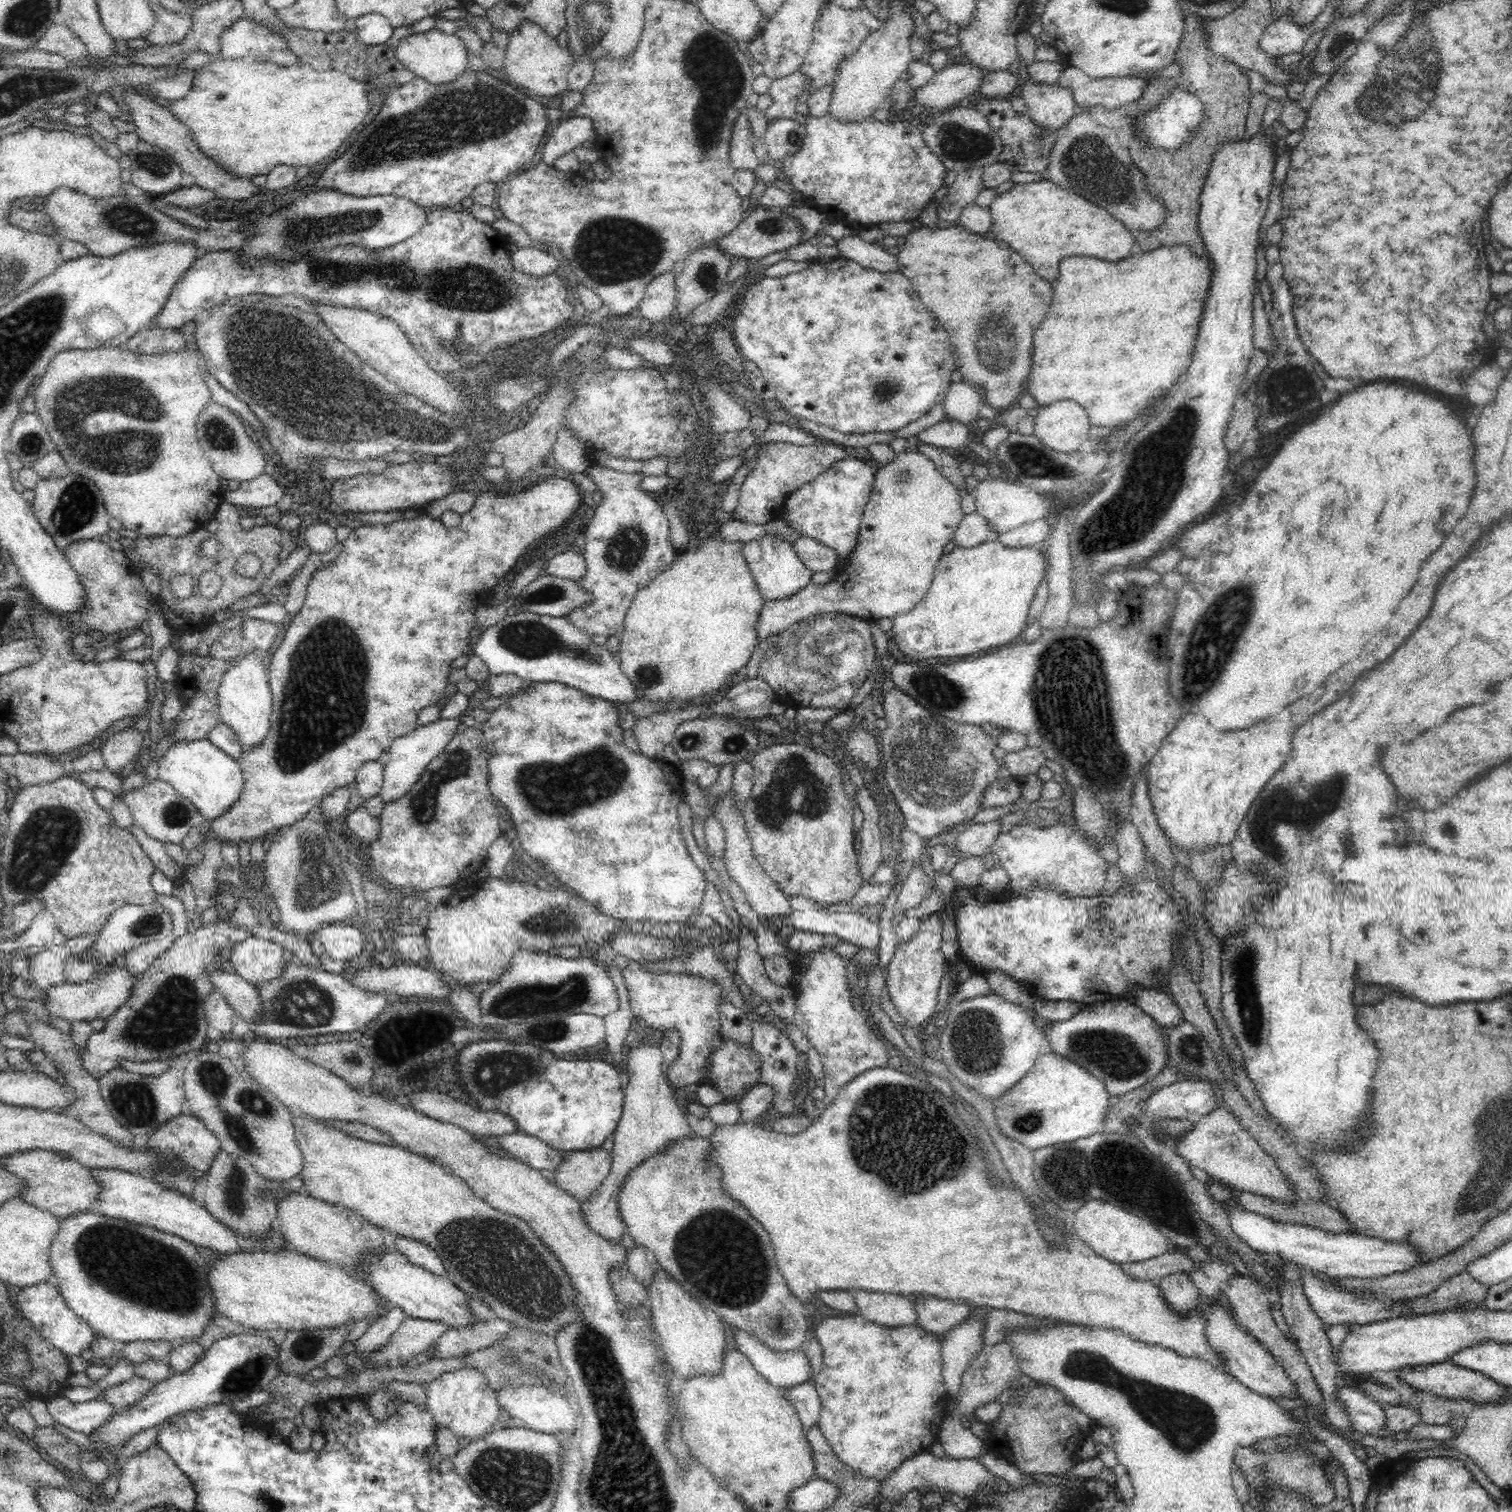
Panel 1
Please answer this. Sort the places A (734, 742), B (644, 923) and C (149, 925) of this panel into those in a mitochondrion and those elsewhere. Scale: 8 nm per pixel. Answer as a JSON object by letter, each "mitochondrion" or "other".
{"A":"mitochondrion","B":"other","C":"mitochondrion"}

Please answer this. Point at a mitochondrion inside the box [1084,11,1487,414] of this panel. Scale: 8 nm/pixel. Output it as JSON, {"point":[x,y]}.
{"point":[1403,89]}

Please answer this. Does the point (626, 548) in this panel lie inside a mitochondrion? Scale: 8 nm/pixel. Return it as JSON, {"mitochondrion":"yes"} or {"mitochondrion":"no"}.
{"mitochondrion":"yes"}

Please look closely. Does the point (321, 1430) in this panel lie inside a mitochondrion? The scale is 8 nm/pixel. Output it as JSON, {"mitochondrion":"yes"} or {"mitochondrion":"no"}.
{"mitochondrion":"no"}

